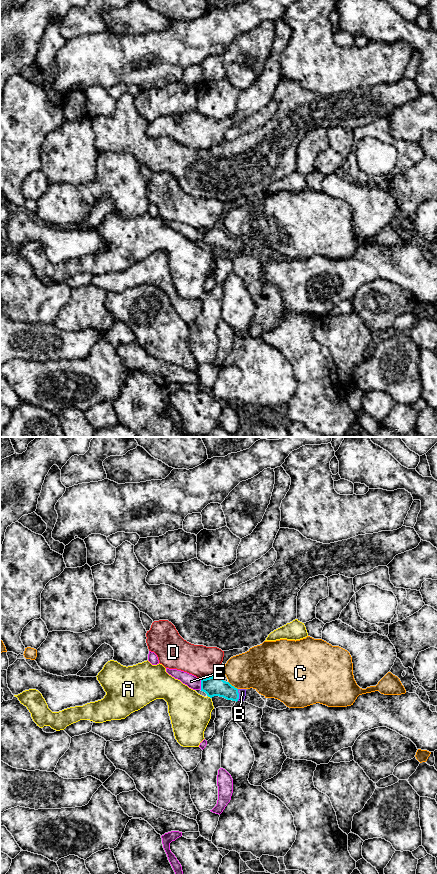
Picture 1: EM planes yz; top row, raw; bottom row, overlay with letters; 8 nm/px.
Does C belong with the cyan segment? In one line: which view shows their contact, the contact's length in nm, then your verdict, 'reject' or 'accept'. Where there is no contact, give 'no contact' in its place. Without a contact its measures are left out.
contact in yz; length 100 nm; reject

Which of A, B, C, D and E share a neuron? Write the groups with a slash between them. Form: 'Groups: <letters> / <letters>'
Groups: A / B / C E / D

